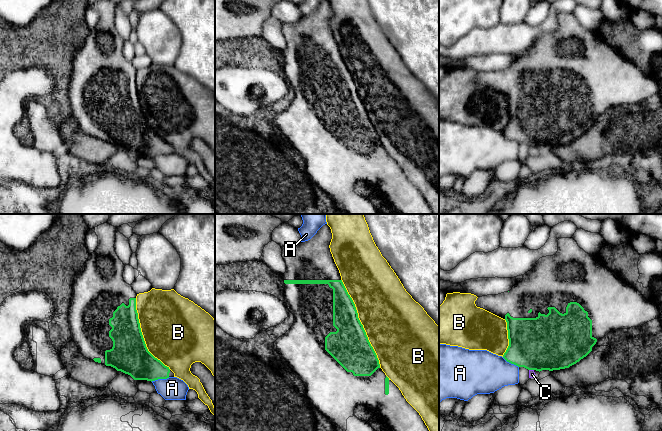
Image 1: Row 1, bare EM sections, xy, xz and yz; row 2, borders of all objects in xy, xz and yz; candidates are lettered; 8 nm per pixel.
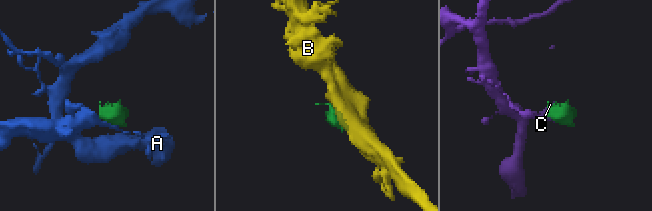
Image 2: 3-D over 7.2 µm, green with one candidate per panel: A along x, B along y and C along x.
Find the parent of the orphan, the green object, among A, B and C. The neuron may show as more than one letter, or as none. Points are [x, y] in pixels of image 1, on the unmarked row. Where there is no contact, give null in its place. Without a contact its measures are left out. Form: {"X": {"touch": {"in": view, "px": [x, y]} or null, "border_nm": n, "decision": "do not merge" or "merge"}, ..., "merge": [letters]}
{"A": {"touch": {"in": "xy", "px": [160, 154]}, "border_nm": 160, "decision": "do not merge"}, "B": {"touch": {"in": "xz", "px": [360, 99]}, "border_nm": 800, "decision": "do not merge"}, "C": {"touch": {"in": "yz", "px": [531, 145]}, "border_nm": 40, "decision": "do not merge"}, "merge": []}

